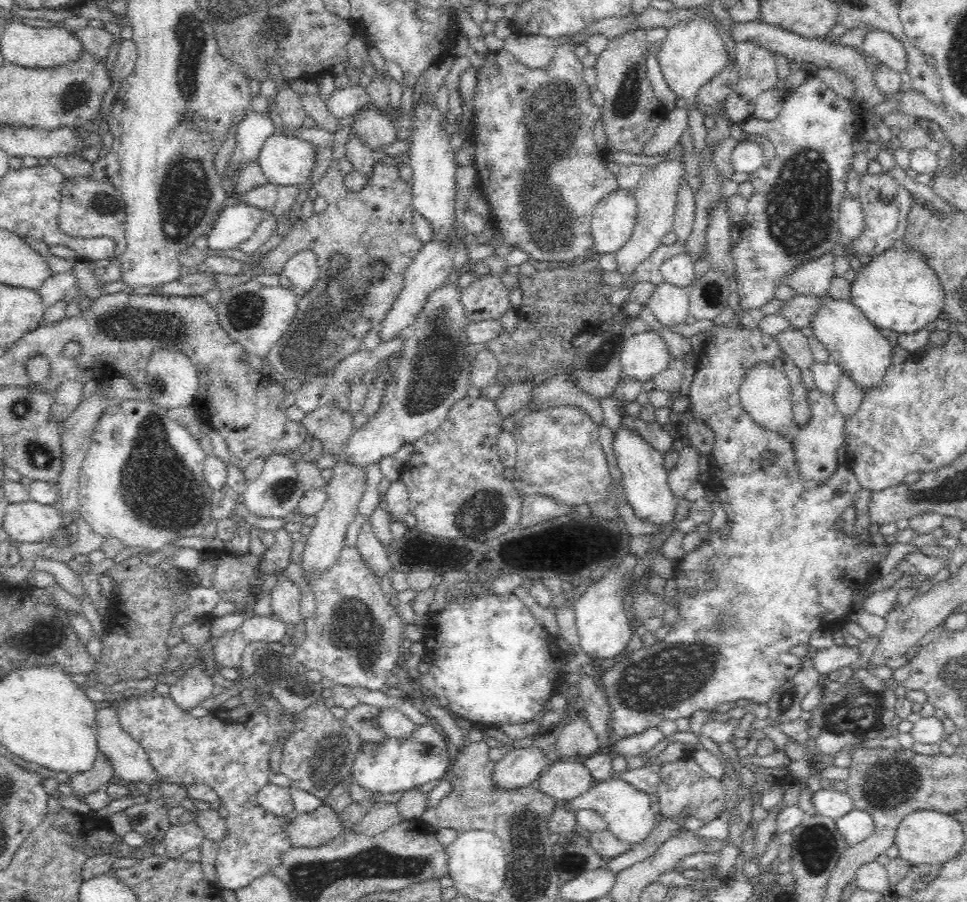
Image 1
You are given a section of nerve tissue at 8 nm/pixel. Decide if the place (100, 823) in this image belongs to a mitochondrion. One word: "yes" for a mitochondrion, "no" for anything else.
no

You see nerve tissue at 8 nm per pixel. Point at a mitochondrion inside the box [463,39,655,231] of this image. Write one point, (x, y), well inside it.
(627, 99)

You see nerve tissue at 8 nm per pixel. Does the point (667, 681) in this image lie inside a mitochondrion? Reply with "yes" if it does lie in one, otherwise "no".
yes

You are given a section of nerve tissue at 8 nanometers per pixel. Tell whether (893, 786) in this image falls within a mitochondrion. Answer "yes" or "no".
yes

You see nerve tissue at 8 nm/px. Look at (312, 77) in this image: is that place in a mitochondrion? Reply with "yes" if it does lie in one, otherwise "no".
no

